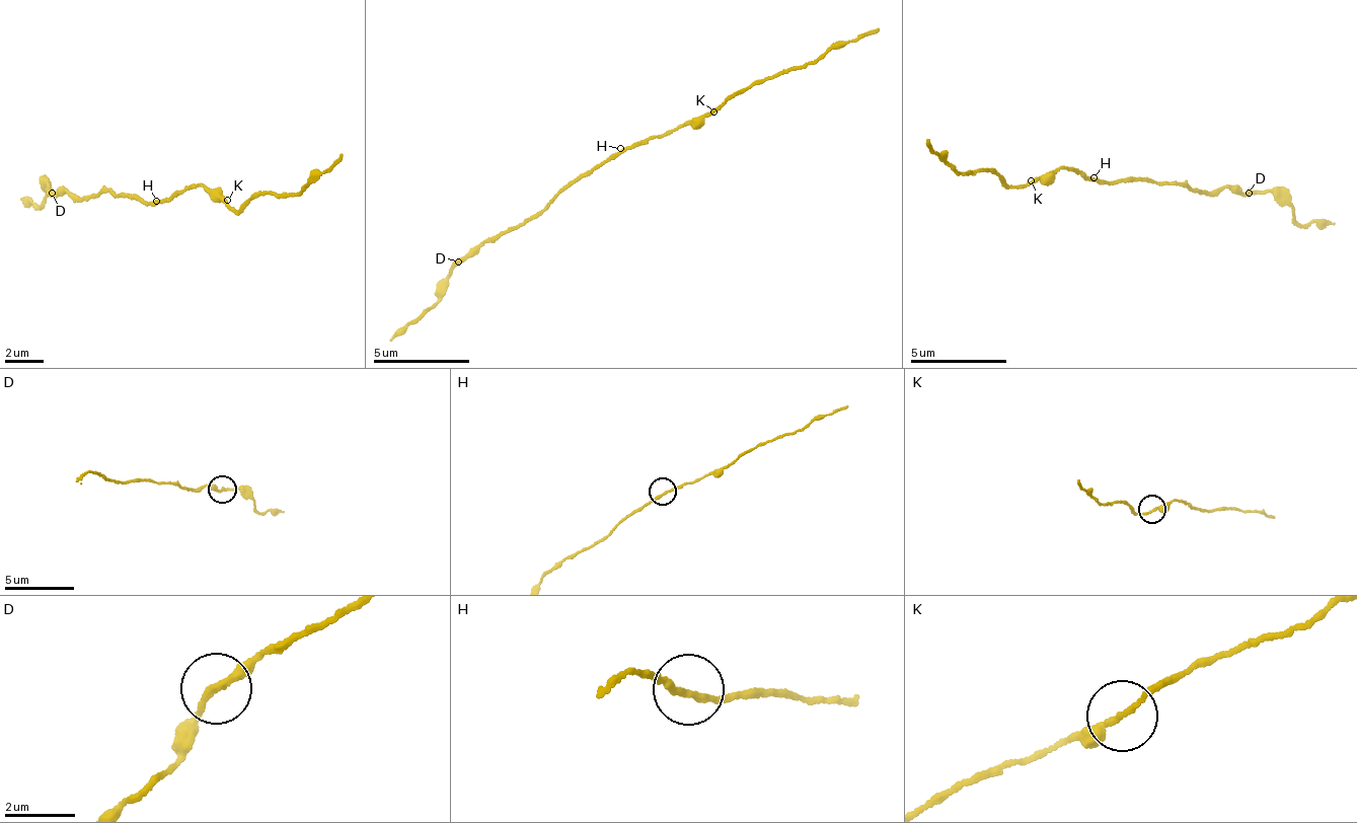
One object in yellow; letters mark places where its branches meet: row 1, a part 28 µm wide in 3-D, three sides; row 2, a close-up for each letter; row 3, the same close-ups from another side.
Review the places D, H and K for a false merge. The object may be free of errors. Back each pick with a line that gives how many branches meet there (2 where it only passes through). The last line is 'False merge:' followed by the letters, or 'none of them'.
False merge: none of them

